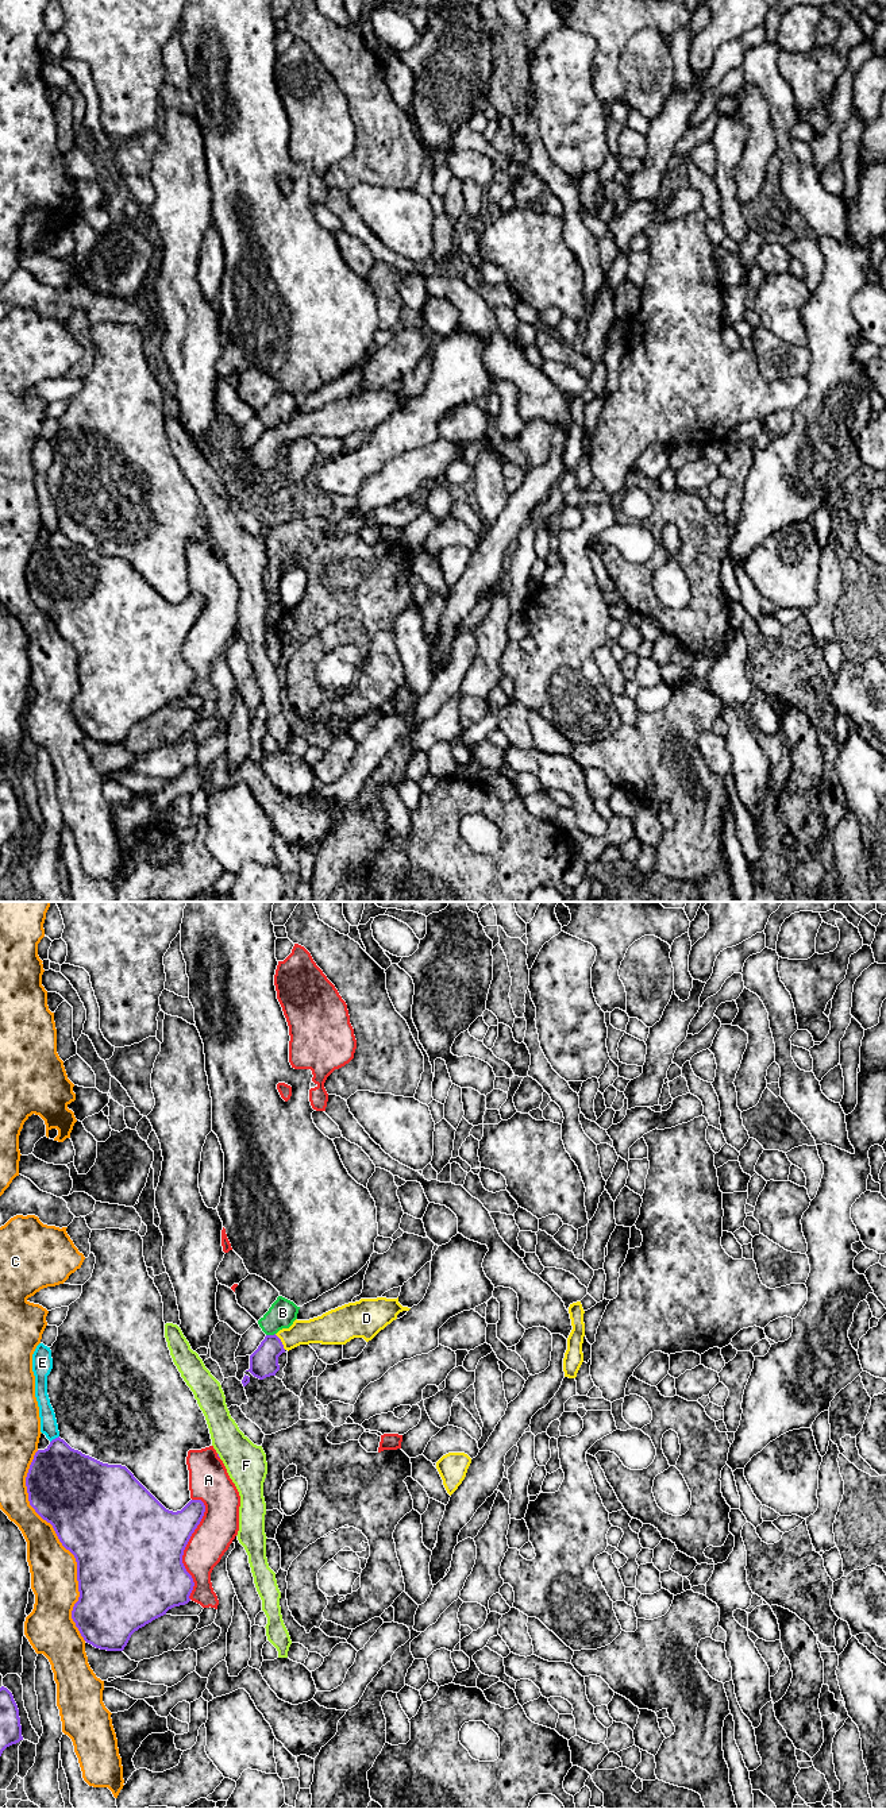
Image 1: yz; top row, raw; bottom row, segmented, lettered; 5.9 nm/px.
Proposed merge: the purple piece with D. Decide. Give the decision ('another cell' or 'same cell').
same cell

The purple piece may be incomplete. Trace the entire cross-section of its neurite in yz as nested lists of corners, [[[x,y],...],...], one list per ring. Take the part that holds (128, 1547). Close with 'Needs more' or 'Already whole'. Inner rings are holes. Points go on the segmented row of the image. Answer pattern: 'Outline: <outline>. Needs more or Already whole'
Outline: [[[59,1436],[35,1453],[26,1486],[30,1505],[53,1526],[62,1546],[76,1558],[80,1597],[72,1619],[86,1643],[100,1650],[123,1651],[135,1631],[190,1601],[194,1582],[182,1563],[182,1555],[204,1516],[201,1500],[190,1500],[181,1511],[169,1511],[126,1466],[103,1463],[72,1449]]]. Already whole

